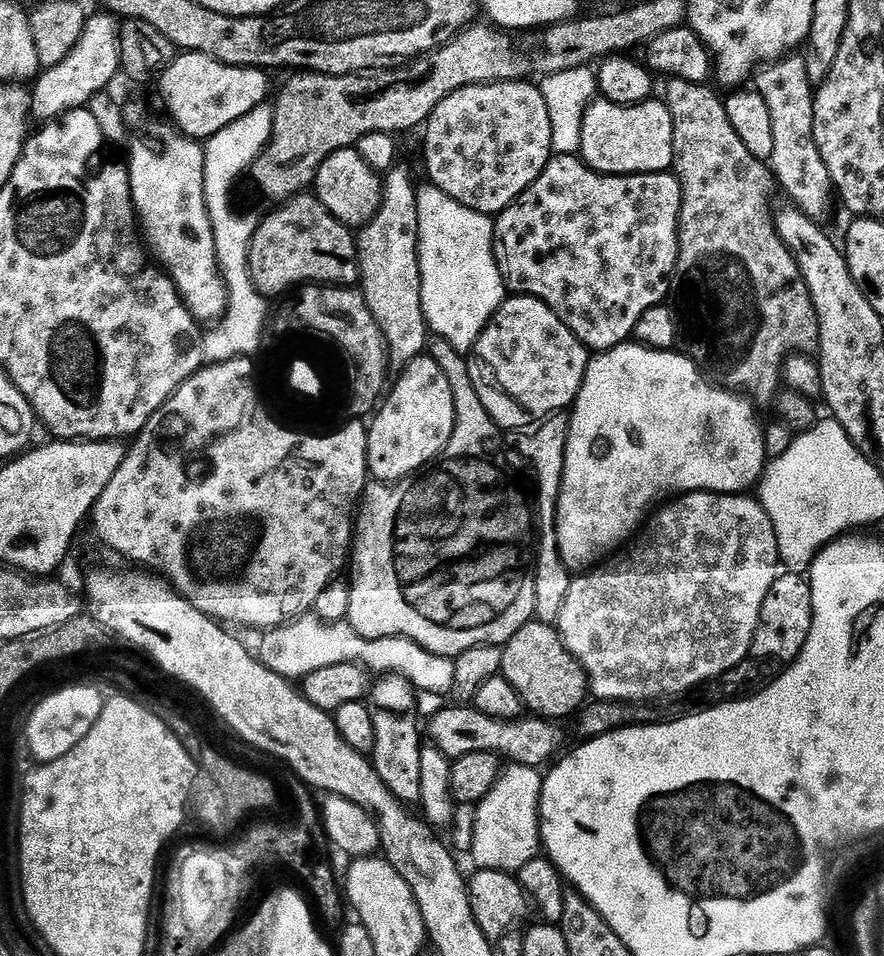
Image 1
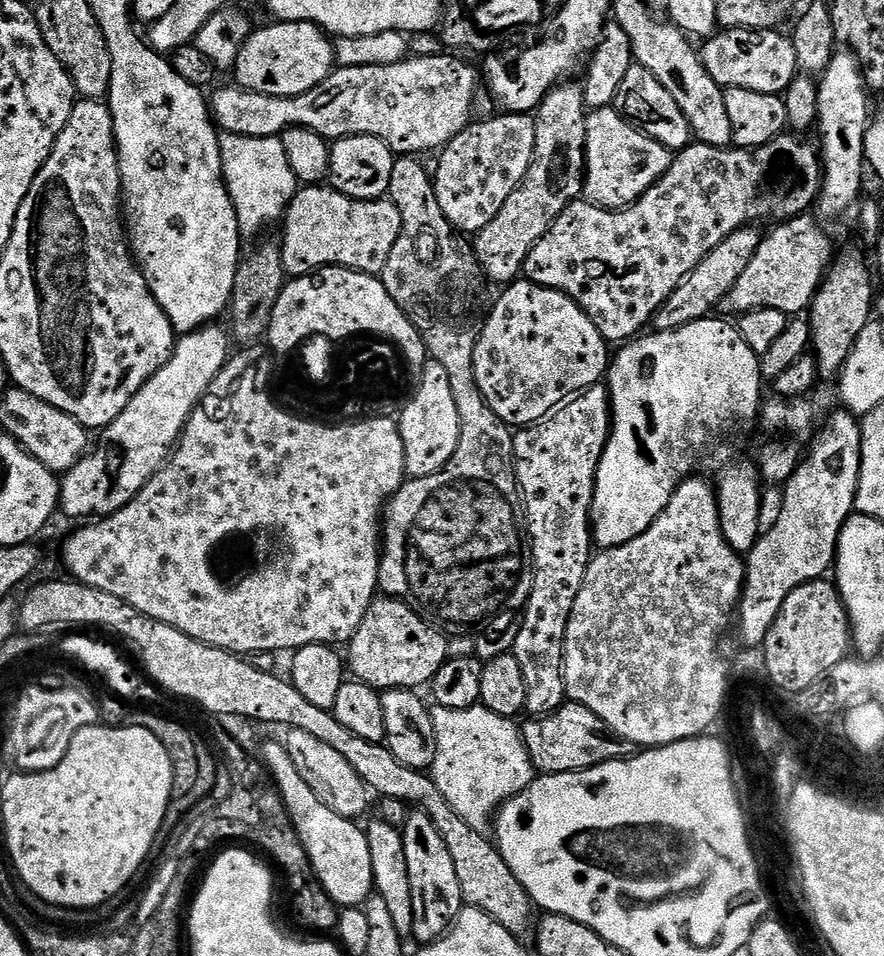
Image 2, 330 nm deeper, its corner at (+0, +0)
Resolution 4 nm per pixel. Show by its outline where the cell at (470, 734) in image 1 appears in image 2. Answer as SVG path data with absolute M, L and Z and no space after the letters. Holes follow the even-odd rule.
M565 702L560 705L558 711L550 716L525 719L522 724L522 735L524 748L532 759L535 771L540 774L551 774L554 772L581 772L587 768L593 768L595 764L604 764L607 760L623 760L634 752L634 745L629 740L623 740L598 714L591 712L586 706Z

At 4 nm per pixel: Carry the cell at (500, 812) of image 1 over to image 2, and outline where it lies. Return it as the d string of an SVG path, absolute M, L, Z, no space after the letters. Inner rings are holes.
M481 704L467 707L466 710L447 710L446 707L433 705L429 712L435 734L435 757L428 770L429 776L455 813L471 829L485 833L503 803L531 785L536 778L519 725L511 717L494 714Z

